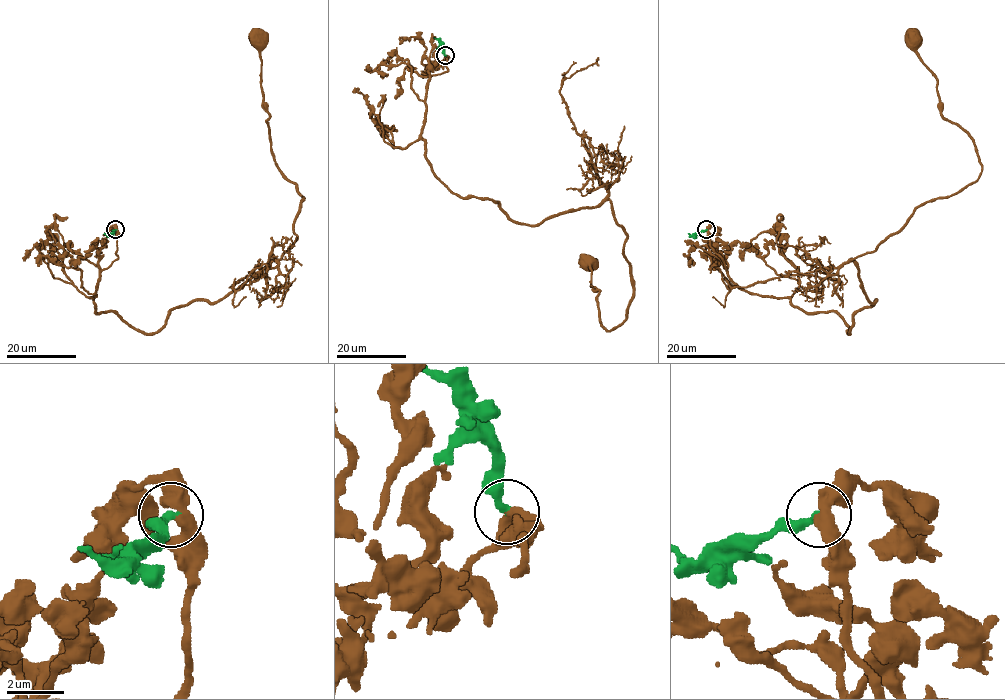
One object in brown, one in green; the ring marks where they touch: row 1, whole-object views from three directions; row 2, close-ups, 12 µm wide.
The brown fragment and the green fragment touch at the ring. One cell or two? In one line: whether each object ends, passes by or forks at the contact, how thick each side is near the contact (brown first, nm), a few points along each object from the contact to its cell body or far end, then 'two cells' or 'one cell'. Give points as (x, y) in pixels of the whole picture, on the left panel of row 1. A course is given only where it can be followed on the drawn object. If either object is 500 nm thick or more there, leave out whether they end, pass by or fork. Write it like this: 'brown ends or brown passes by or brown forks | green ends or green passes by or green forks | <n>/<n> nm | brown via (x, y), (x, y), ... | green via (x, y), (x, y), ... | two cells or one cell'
brown passes by | green ends | 400/320 nm | brown via (115, 230), (95, 313), (148, 333), (171, 310), (224, 299), (293, 245), (303, 197), (272, 150), (258, 37) | green via (115, 230), (109, 236), (103, 233) | one cell

